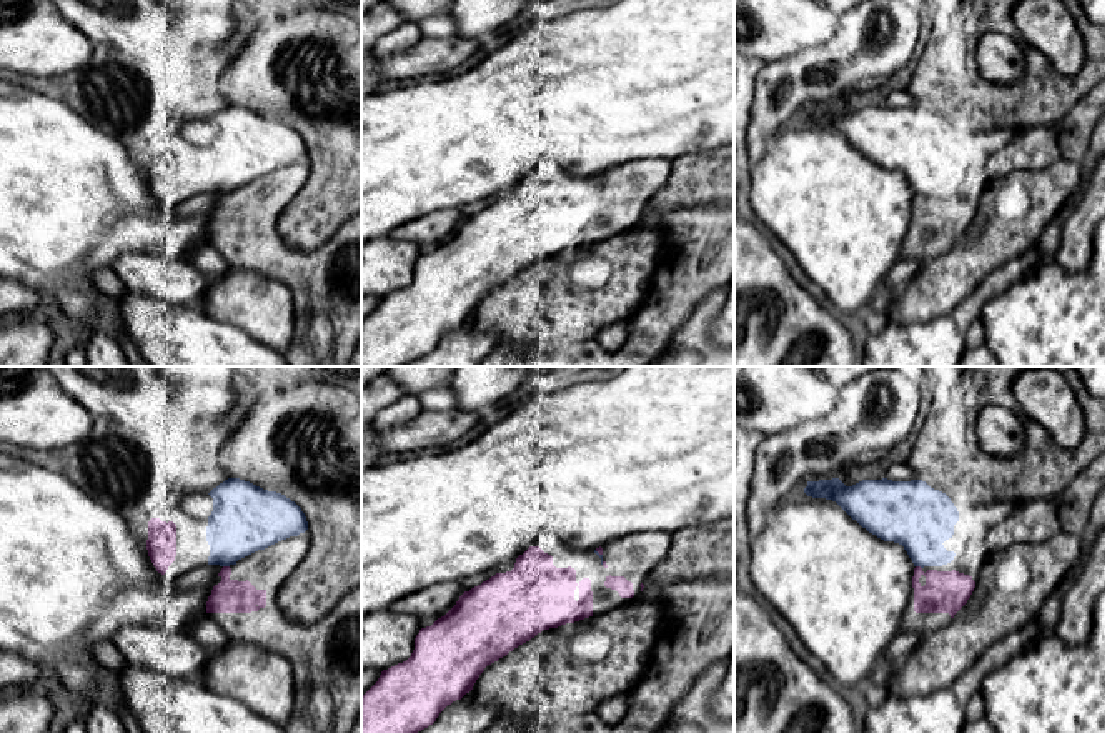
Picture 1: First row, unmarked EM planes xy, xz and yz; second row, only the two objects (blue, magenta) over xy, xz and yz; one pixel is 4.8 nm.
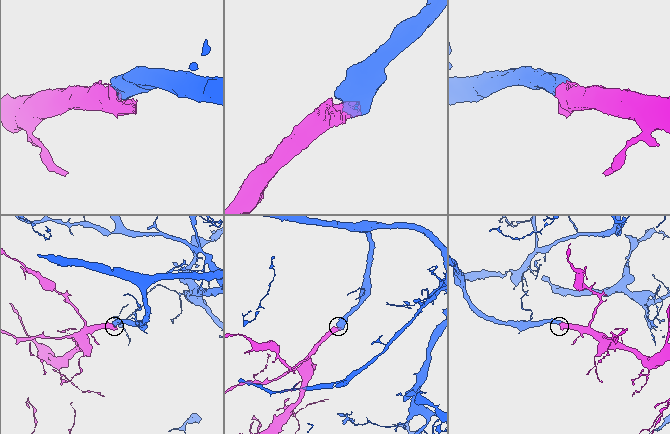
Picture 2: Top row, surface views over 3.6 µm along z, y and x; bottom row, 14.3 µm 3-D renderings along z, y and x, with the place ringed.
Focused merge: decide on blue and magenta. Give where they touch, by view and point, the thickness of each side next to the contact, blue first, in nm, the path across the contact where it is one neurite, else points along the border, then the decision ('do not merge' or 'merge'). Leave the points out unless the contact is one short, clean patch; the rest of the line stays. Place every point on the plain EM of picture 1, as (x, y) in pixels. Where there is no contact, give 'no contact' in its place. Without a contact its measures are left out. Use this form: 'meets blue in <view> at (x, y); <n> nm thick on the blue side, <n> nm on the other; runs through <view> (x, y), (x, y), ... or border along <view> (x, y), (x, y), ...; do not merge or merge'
meets blue in xy at (227, 192); 320 nm thick on the blue side, 160 nm on the other; runs through xy (245, 145), (227, 172), (227, 192), (227, 219), (230, 222); merge

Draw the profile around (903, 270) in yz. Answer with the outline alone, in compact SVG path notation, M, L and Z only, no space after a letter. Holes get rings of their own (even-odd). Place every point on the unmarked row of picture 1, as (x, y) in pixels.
M899 258L886 275L884 283L894 292L901 292L921 267L922 263L917 260Z

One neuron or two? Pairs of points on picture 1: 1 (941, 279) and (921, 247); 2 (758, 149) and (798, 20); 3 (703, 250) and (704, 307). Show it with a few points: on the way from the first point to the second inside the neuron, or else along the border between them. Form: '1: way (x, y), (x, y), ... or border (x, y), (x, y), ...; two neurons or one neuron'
1: border (953, 245), (923, 264); two neurons
2: border (823, 42), (764, 64); two neurons
3: border (716, 289), (678, 329); two neurons

